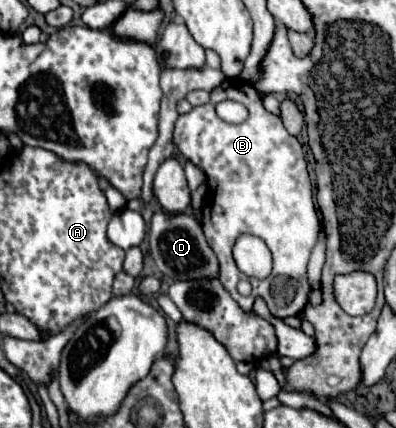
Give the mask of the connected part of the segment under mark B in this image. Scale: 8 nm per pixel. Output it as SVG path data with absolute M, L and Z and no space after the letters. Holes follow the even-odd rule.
M225 78L221 86L211 90L211 102L181 114L175 122L173 140L179 152L207 174L209 188L203 202L203 232L211 250L217 254L219 280L225 290L247 312L253 300L261 296L273 316L297 316L305 308L311 290L307 282L307 262L311 246L315 246L317 240L301 236L301 230L311 230L311 224L319 224L313 186L299 140L285 130L279 116L263 108L261 96L253 84L241 78ZM221 100L241 102L249 110L249 118L241 124L223 122L215 114L215 104ZM241 234L259 236L269 246L273 254L273 272L267 280L247 278L237 268L231 248ZM243 278L253 286L249 296L237 292L237 284Z

